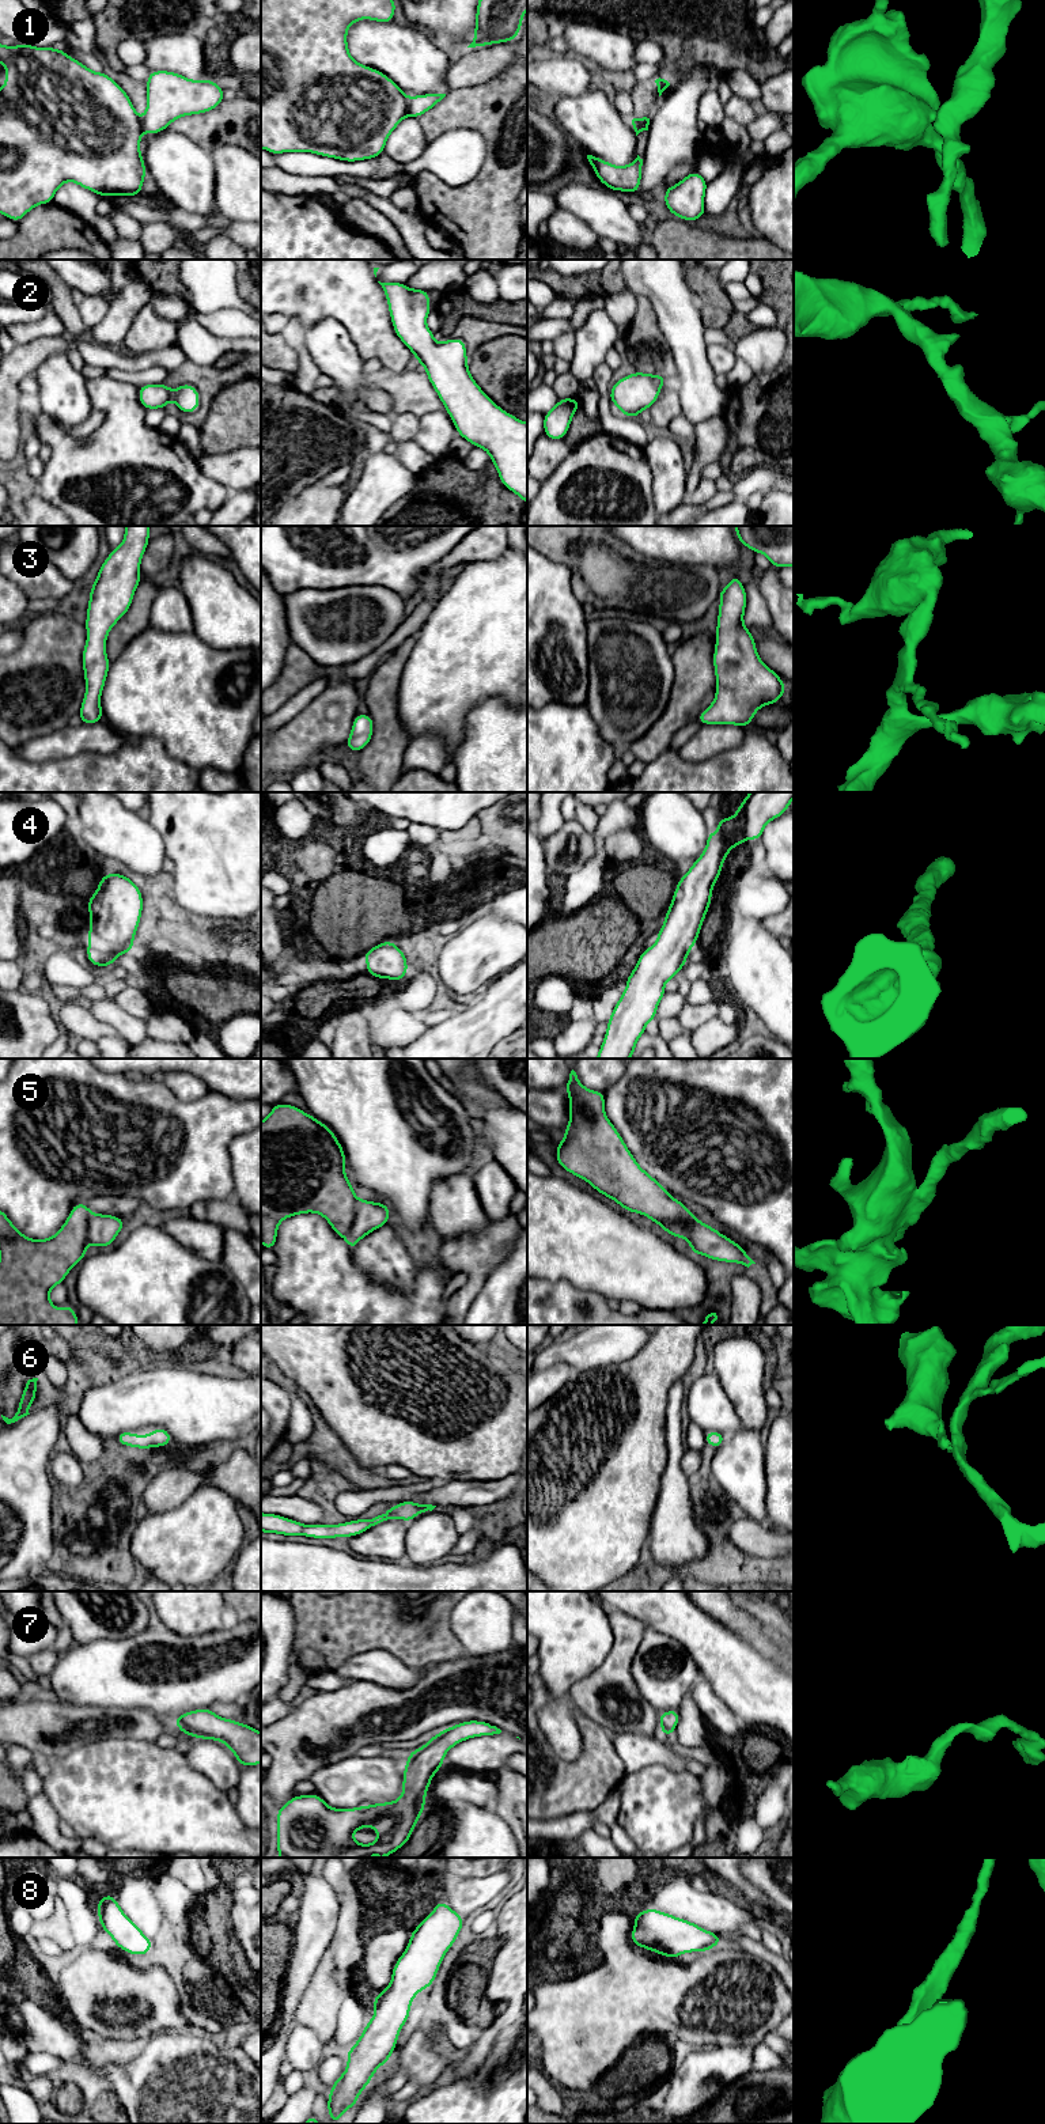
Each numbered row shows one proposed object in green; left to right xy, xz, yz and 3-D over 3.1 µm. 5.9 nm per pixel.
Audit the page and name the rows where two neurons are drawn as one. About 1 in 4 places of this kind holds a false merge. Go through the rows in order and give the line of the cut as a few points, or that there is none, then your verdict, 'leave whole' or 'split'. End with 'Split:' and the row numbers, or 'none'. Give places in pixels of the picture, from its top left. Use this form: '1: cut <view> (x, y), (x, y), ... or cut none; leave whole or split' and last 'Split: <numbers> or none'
1: cut xz (409, 98), (406, 114); split
2: cut none; leave whole
3: cut none; leave whole
4: cut none; leave whole
5: cut none; leave whole
6: cut xy (135, 1435), (128, 1445); split
7: cut none; leave whole
8: cut none; leave whole
Split: 1, 6

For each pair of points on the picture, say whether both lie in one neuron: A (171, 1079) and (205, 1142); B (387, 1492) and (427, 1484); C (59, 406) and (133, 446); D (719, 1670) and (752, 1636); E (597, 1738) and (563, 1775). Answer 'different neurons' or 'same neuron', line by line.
A: different neurons
B: same neuron
C: different neurons
D: different neurons
E: same neuron

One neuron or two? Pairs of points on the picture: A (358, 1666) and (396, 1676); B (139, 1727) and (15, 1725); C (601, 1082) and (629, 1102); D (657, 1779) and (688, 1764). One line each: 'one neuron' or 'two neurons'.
A: one neuron
B: one neuron
C: two neurons
D: two neurons

